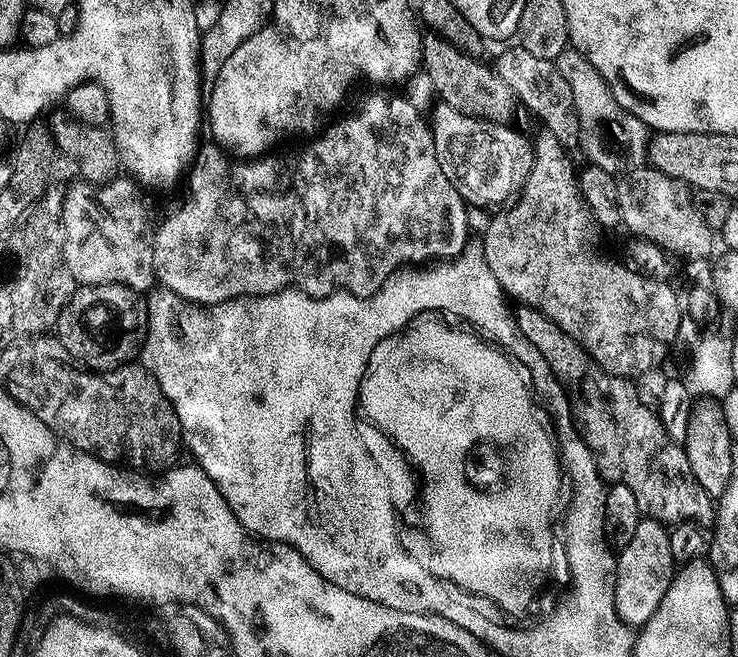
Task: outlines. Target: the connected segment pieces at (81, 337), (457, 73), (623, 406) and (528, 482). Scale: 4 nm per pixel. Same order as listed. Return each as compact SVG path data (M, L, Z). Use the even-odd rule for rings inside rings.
M85 284L77 287L76 292L66 302L58 318L54 335L62 342L72 359L89 370L115 370L129 363L132 356L141 351L144 335L148 333L148 302L141 293L135 292L125 284Z
M437 34L423 37L422 72L428 75L433 90L440 95L439 99L467 116L508 124L510 120L508 112L514 111L516 105L518 108L518 99L510 90L510 86L502 82L495 67L488 65L487 68L484 62L483 59L458 50L458 46L454 46L449 40L444 40Z
M517 303L511 309L512 321L518 326L522 338L546 358L550 370L560 379L564 385L574 407L576 423L580 434L590 446L596 456L600 475L609 485L625 484L634 490L634 496L638 498L638 506L645 517L658 520L665 526L681 524L683 520L695 520L701 526L708 526L714 520L713 497L698 486L694 474L690 470L690 462L685 449L668 436L663 422L657 413L651 408L640 405L635 383L626 376L612 376L606 370L602 370L590 358L590 354L558 322L546 318L537 308L531 308L529 304Z
M417 318L404 331L374 346L374 354L370 354L370 362L360 383L358 408L364 413L368 423L379 432L385 432L414 465L422 485L418 492L418 508L424 511L422 519L428 523L432 539L436 540L436 544L440 544L446 561L444 572L454 574L454 582L464 584L467 588L476 588L480 598L493 600L504 612L527 613L533 607L528 600L537 599L532 592L532 588L536 588L536 576L549 576L544 572L544 568L554 568L548 562L548 525L557 519L556 503L560 500L560 480L562 484L562 459L558 444L553 433L549 429L547 432L543 422L536 417L536 408L532 405L534 389L530 370L526 370L526 366L513 360L507 351L501 350L487 339L471 331L459 332L443 322L448 323L440 318ZM520 568L524 568L524 584L520 584Z

